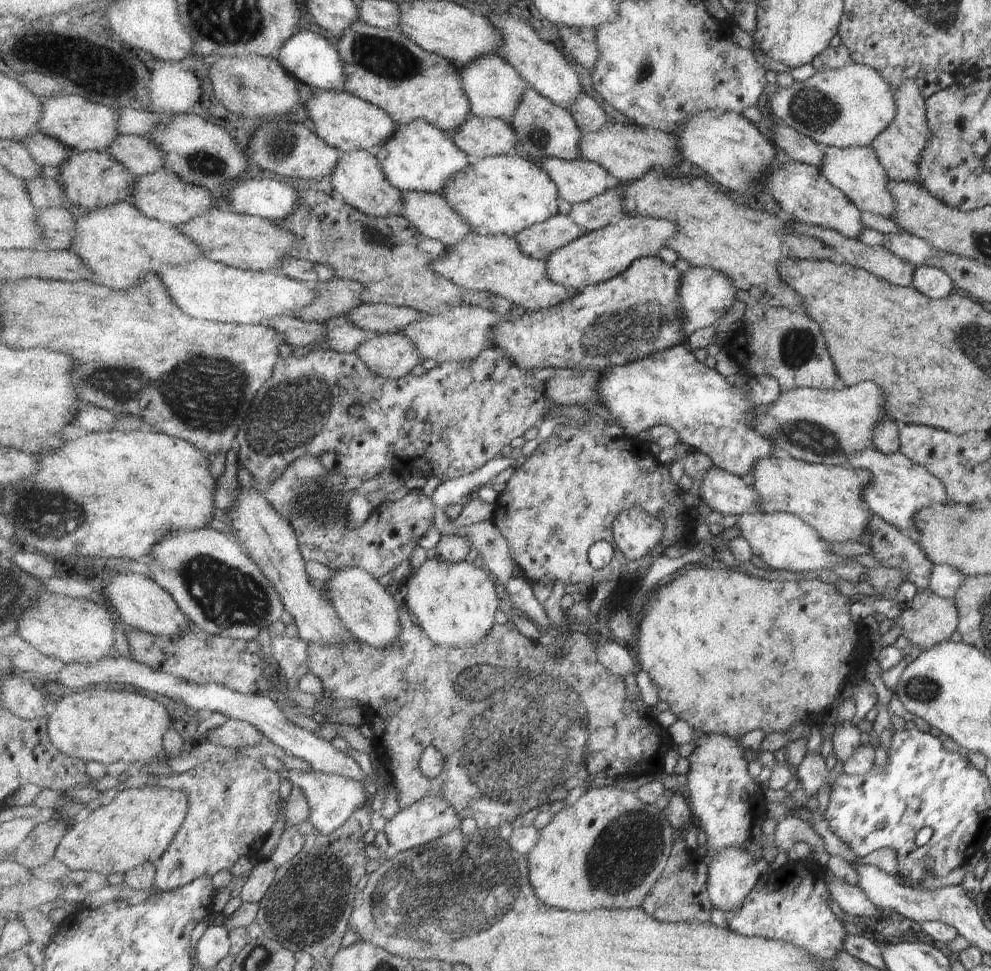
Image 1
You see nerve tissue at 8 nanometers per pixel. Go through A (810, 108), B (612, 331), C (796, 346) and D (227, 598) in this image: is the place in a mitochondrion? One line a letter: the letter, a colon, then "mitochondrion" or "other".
A: mitochondrion
B: mitochondrion
C: mitochondrion
D: mitochondrion

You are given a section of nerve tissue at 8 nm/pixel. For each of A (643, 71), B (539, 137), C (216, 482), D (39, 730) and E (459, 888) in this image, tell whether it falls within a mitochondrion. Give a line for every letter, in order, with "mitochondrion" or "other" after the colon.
A: mitochondrion
B: mitochondrion
C: other
D: other
E: mitochondrion

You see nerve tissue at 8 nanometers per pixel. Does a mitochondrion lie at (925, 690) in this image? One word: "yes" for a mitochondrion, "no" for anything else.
yes

